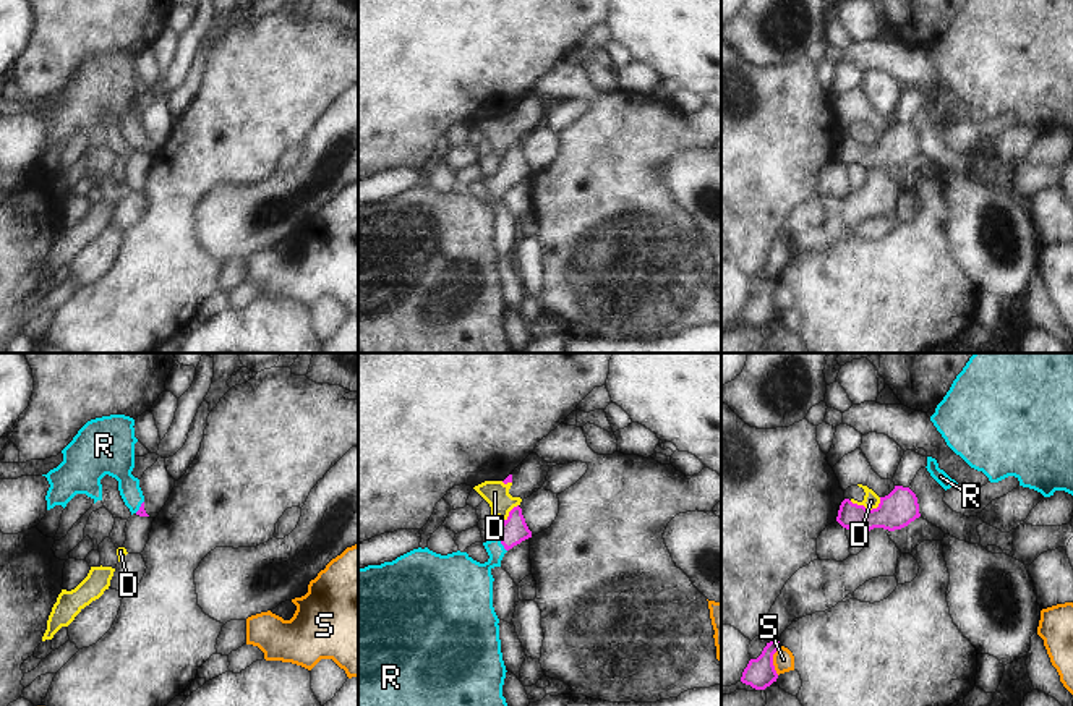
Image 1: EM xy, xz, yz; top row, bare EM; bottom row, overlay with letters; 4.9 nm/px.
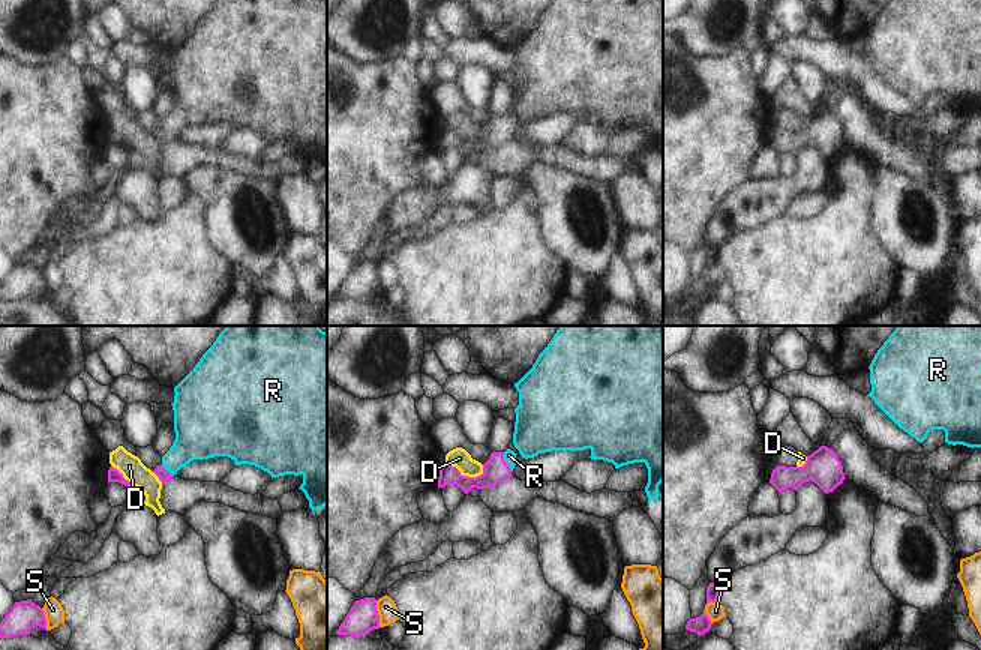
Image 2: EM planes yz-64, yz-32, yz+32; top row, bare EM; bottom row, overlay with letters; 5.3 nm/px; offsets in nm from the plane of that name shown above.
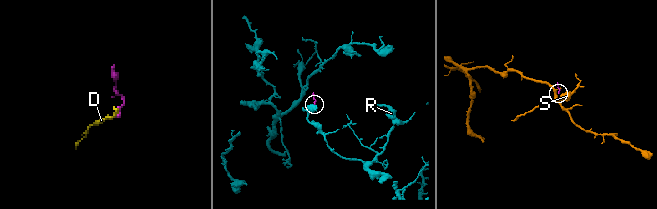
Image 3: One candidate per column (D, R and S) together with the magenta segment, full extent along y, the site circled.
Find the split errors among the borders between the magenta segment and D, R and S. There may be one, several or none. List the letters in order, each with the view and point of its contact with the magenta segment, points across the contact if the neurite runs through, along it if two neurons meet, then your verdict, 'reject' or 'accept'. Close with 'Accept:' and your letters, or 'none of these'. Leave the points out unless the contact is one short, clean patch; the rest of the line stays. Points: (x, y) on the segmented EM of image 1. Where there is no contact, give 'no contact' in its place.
D: contact yz (867, 509); border yz (880, 497), (880, 502), (871, 509), (850, 501); reject
R: contact xz (501, 543); way xz (514, 530), (501, 543), (495, 559), (469, 582); accept
S: contact yz (772, 661); reject
Accept: R

